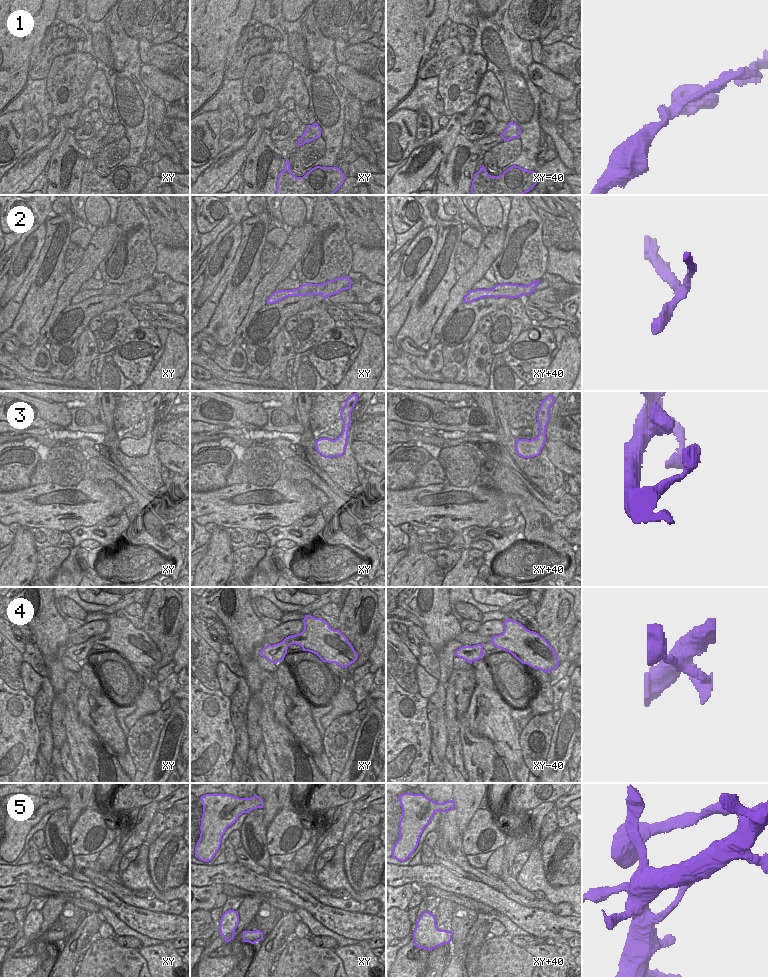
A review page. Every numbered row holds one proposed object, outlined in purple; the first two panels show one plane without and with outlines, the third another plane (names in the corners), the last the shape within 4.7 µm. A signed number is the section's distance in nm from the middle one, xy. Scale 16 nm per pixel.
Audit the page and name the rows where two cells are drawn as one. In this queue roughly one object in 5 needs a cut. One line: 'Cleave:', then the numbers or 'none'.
Cleave: 2

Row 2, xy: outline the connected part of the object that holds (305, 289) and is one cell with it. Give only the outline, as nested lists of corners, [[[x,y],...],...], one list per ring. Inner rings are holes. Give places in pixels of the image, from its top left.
[[[306,283],[302,284],[297,289],[275,291],[267,299],[267,304],[276,303],[289,296],[319,295],[323,289],[324,286]]]

